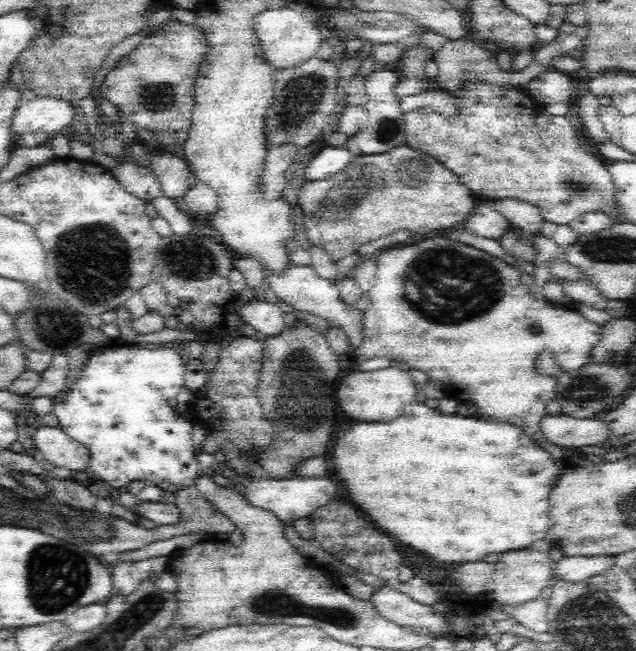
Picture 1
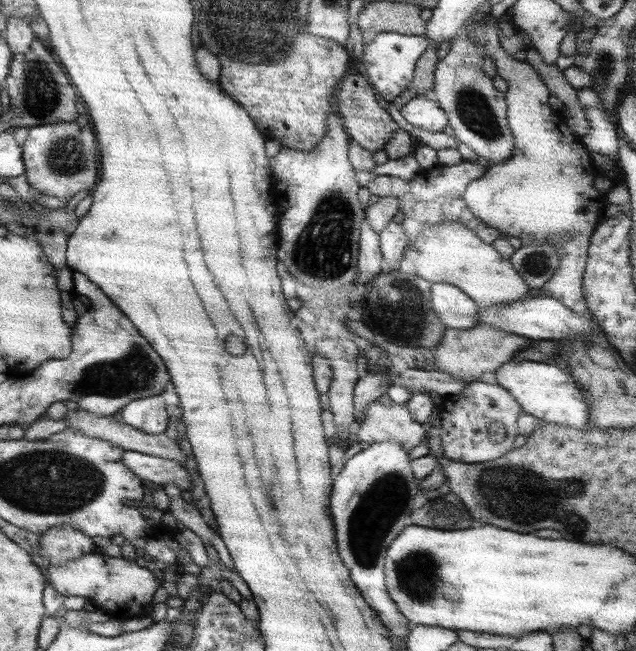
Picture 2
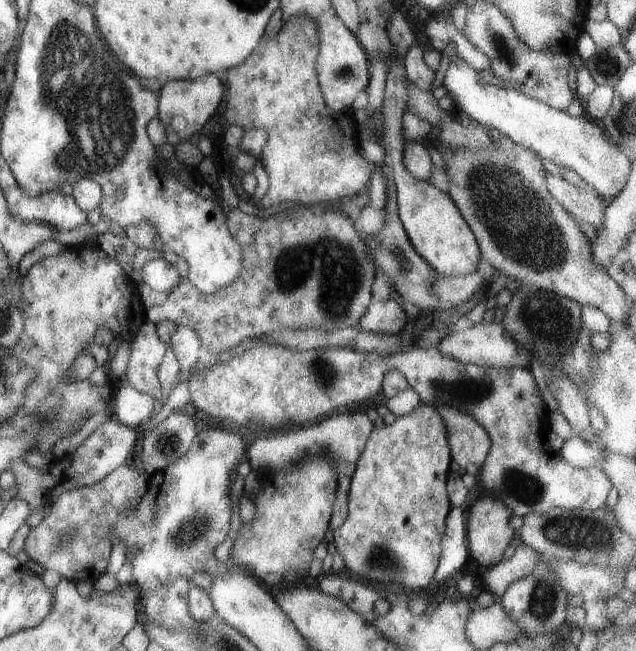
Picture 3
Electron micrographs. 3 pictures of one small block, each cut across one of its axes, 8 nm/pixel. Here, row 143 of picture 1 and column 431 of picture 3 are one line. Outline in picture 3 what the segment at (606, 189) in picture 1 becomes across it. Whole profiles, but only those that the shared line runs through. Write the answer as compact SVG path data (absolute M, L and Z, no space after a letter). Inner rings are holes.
M421 402L410 414L397 416L392 424L372 429L351 478L348 516L333 530L333 542L344 560L345 572L387 588L425 592L439 565L440 540L451 509L447 493L451 463L446 426L435 405Z

